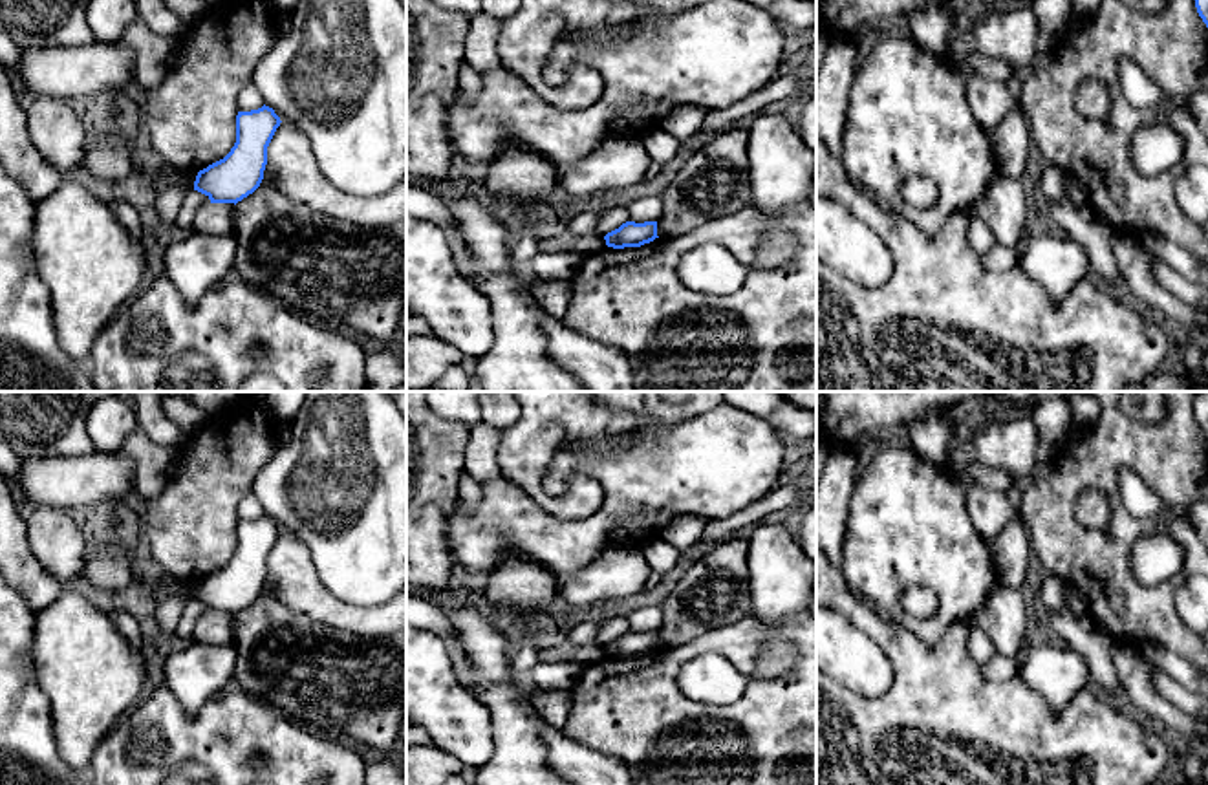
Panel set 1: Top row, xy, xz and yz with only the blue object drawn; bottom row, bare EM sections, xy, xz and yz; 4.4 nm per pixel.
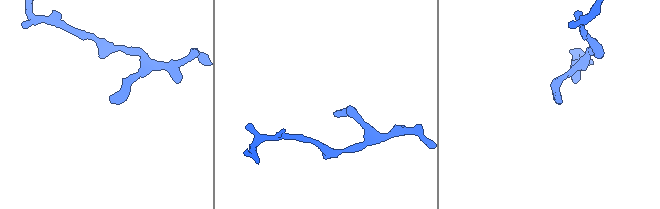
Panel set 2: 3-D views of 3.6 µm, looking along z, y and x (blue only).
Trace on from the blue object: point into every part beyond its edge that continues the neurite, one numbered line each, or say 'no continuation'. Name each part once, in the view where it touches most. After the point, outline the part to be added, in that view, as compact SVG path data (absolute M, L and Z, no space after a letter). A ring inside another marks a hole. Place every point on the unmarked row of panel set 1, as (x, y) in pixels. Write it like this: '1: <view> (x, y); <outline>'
no continuation

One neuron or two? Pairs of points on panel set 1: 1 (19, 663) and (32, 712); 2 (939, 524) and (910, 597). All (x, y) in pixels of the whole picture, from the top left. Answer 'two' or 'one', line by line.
1: one
2: two

